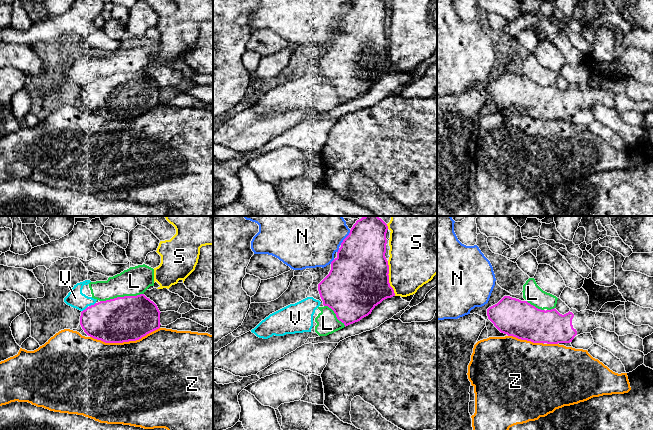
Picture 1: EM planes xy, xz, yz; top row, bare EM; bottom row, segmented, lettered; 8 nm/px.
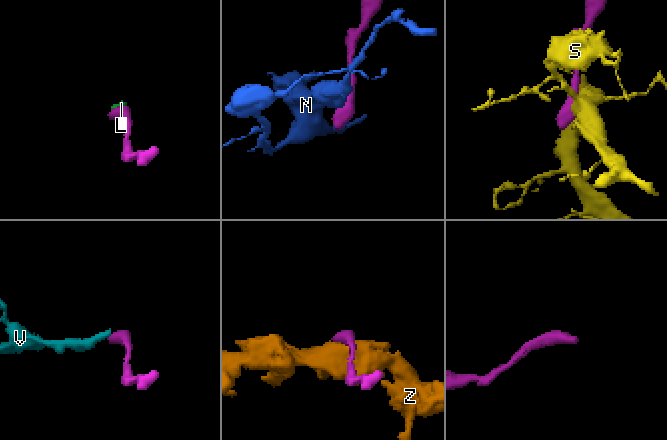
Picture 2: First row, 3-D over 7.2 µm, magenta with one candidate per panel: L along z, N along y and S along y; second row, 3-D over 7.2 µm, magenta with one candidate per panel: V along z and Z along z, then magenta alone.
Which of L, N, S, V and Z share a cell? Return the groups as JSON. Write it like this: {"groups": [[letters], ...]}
{"groups": [["L", "V"], ["N"], ["S"], ["Z"]]}

